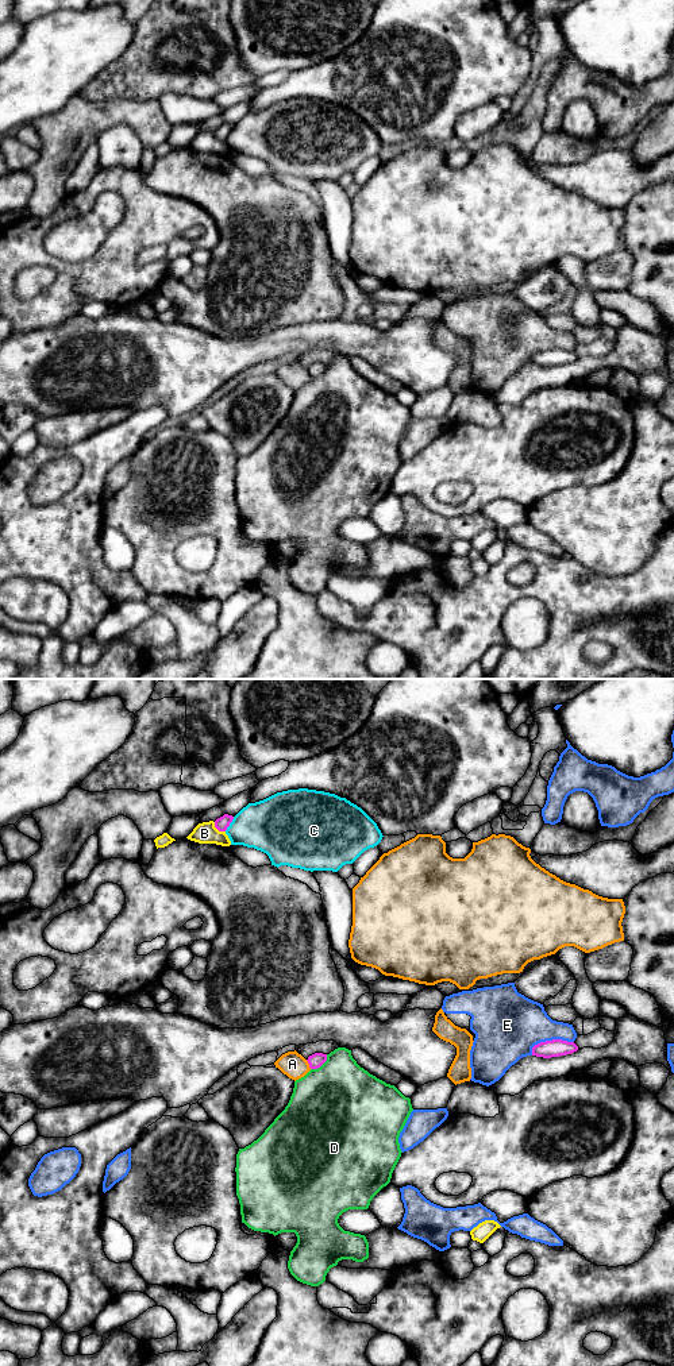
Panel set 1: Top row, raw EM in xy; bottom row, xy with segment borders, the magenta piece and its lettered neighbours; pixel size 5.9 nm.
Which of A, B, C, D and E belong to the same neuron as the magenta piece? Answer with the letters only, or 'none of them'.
none of them

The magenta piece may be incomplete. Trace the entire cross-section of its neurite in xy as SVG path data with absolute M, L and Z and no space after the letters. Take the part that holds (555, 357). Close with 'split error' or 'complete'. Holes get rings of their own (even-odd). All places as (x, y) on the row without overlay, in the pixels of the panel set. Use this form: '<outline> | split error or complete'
M552 348L535 354L532 356L532 364L551 367L551 366L571 363L577 359L578 355L574 351Z | complete

